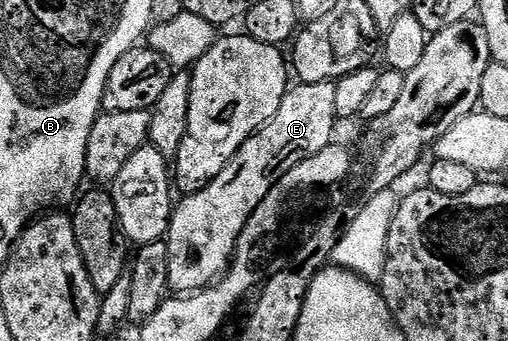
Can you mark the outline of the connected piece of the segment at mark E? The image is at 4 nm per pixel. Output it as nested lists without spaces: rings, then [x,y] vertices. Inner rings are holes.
[[[302,82],[288,87],[285,98],[273,114],[273,118],[265,127],[249,137],[233,154],[233,158],[207,183],[200,192],[192,192],[182,197],[183,201],[174,205],[171,213],[171,224],[167,228],[165,243],[167,246],[167,261],[169,262],[168,289],[175,294],[194,294],[218,281],[226,273],[235,254],[235,244],[243,232],[244,226],[249,222],[251,216],[259,212],[259,203],[269,194],[269,190],[297,162],[305,162],[305,158],[313,158],[313,154],[321,154],[333,142],[331,136],[337,125],[337,94],[334,83],[313,82],[304,84]]]

